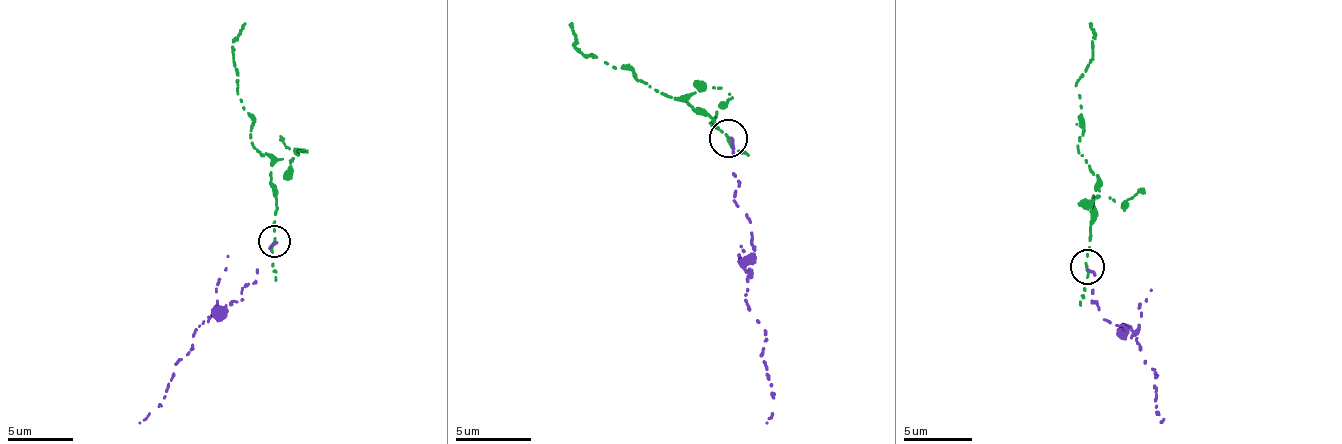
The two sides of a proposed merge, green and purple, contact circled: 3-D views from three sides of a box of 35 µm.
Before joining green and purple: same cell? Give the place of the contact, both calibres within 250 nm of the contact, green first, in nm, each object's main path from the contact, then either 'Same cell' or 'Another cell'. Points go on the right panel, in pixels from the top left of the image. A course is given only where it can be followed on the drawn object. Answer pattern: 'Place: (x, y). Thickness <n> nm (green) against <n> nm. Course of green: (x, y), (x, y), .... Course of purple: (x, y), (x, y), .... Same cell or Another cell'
Place: (1087, 266). Thickness 200 nm (green) against 200 nm. Course of green: (1087, 266), (1096, 182), (1079, 152), (1082, 119), (1075, 85), (1091, 56), (1090, 22). Course of purple: (1087, 269), (1094, 274), (1091, 299), (1111, 324), (1125, 327), (1154, 370), (1156, 413), (1161, 422). Another cell

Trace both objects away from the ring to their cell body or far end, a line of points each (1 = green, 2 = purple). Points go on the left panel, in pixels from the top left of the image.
1: (275, 240), (271, 158), (253, 147), (252, 115), (241, 107), (237, 94), (233, 41), (244, 22)
2: (275, 243), (242, 291), (242, 300), (198, 328), (159, 406), (138, 423)

